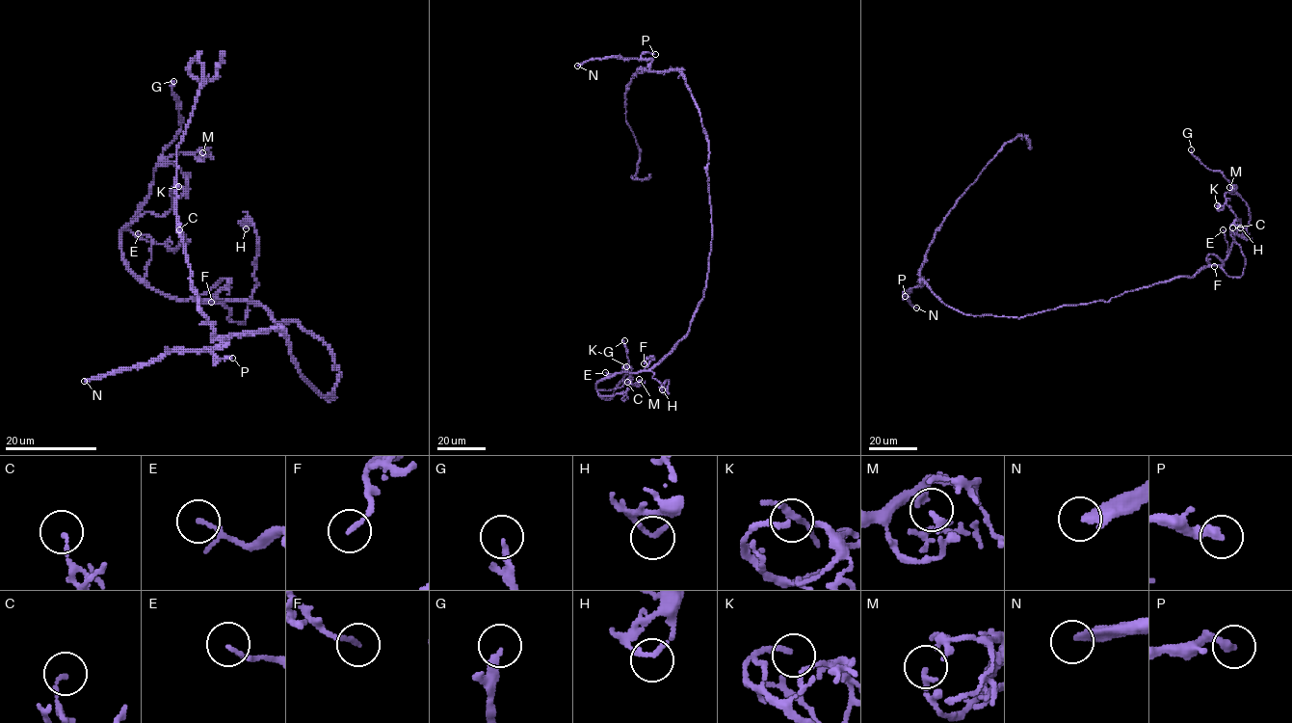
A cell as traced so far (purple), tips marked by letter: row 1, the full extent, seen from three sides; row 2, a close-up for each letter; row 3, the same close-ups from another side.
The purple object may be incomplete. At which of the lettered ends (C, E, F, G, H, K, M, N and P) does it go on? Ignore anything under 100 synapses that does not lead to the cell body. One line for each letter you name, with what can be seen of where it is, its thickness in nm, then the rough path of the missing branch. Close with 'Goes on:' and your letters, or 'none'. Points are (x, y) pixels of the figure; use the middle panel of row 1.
G: at (624, 340); 200 nm thick
N: at (577, 66); 320 nm thick; missing branch runs (577, 66), (560, 76), (520, 88), (522, 97), (518, 104), (525, 114), (540, 119), (549, 116)
Goes on: G, N

